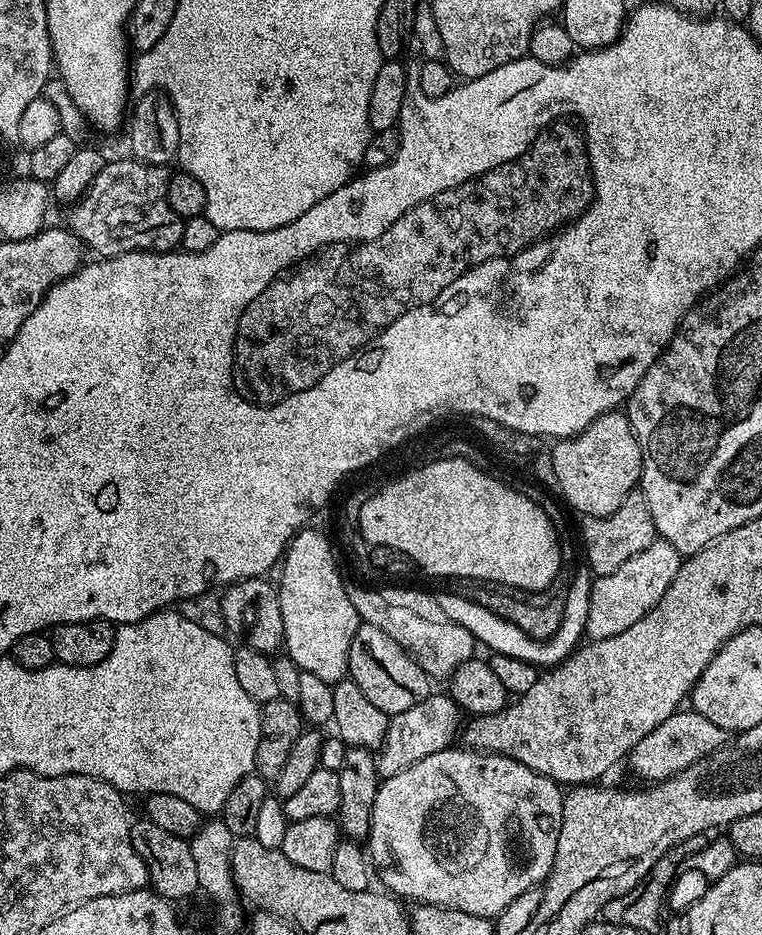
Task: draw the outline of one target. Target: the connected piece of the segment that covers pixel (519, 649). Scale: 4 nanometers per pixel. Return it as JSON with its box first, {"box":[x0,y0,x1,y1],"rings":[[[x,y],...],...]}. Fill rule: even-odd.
{"box":[436,564,593,668],"rings":[[[582,564],[575,572],[572,582],[568,586],[569,589],[567,588],[565,591],[563,618],[558,630],[550,640],[543,641],[533,639],[528,633],[518,629],[518,626],[514,626],[509,620],[502,619],[501,616],[494,614],[493,611],[486,610],[485,607],[478,606],[477,603],[465,600],[458,592],[453,592],[453,594],[450,592],[439,593],[436,596],[436,601],[439,609],[451,621],[466,626],[477,643],[490,648],[488,650],[491,653],[506,654],[507,657],[520,658],[540,668],[549,668],[555,667],[568,657],[572,651],[575,651],[585,635],[593,579],[591,569],[586,564]]]}

